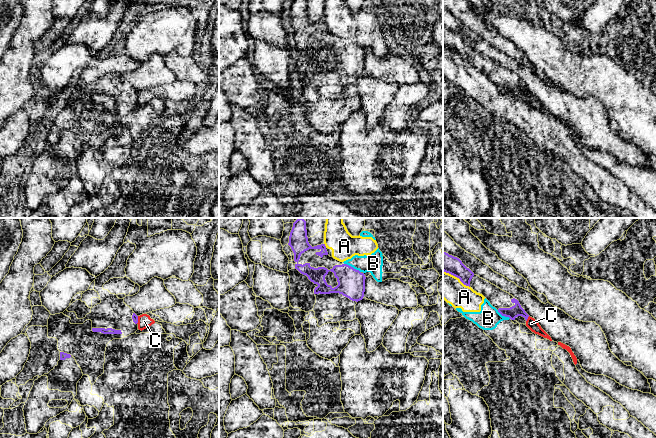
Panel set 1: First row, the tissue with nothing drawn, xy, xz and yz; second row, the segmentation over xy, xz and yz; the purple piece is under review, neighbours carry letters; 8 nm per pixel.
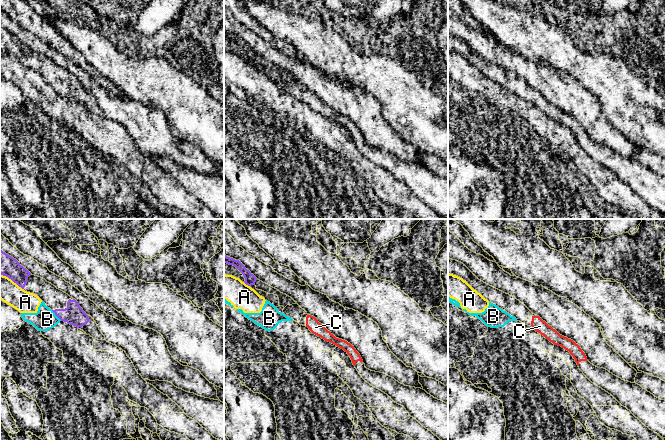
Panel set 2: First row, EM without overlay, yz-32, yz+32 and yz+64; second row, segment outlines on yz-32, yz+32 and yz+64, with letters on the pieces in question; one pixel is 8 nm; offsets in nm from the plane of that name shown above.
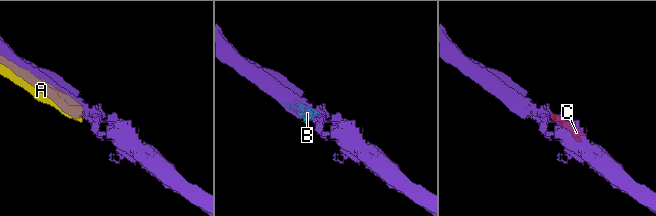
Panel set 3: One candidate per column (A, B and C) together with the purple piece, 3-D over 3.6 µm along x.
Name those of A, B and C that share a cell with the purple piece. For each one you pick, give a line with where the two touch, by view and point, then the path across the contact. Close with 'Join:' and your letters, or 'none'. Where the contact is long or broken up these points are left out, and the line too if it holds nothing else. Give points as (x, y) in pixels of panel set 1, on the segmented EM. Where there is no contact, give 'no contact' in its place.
Join: none

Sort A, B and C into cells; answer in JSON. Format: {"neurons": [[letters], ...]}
{"neurons": [["A", "B"], ["C"]]}

